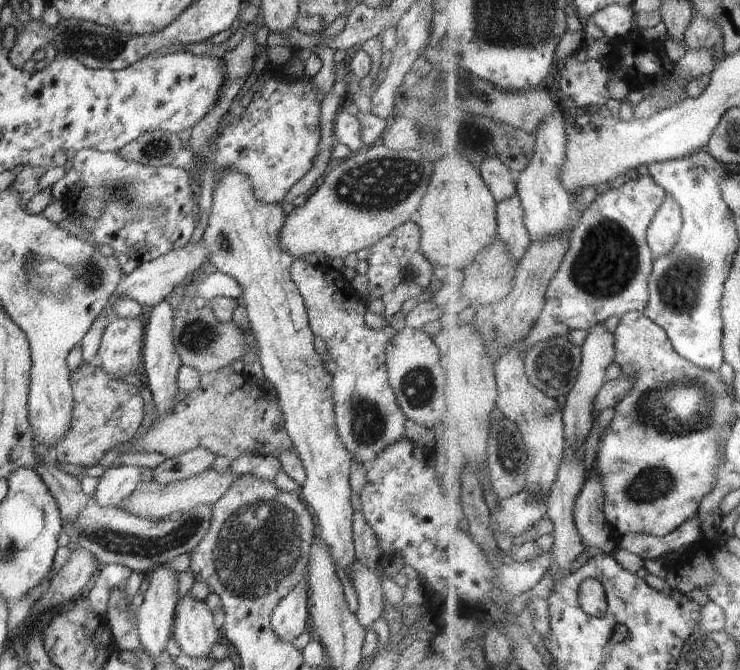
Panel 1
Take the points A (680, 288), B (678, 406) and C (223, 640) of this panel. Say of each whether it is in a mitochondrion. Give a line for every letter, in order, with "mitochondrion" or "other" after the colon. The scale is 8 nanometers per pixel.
A: mitochondrion
B: mitochondrion
C: other

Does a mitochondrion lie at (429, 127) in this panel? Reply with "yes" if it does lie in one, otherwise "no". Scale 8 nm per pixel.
yes

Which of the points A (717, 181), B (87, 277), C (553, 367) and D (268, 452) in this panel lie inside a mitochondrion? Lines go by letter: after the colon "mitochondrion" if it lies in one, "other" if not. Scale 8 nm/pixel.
A: other
B: mitochondrion
C: mitochondrion
D: other

